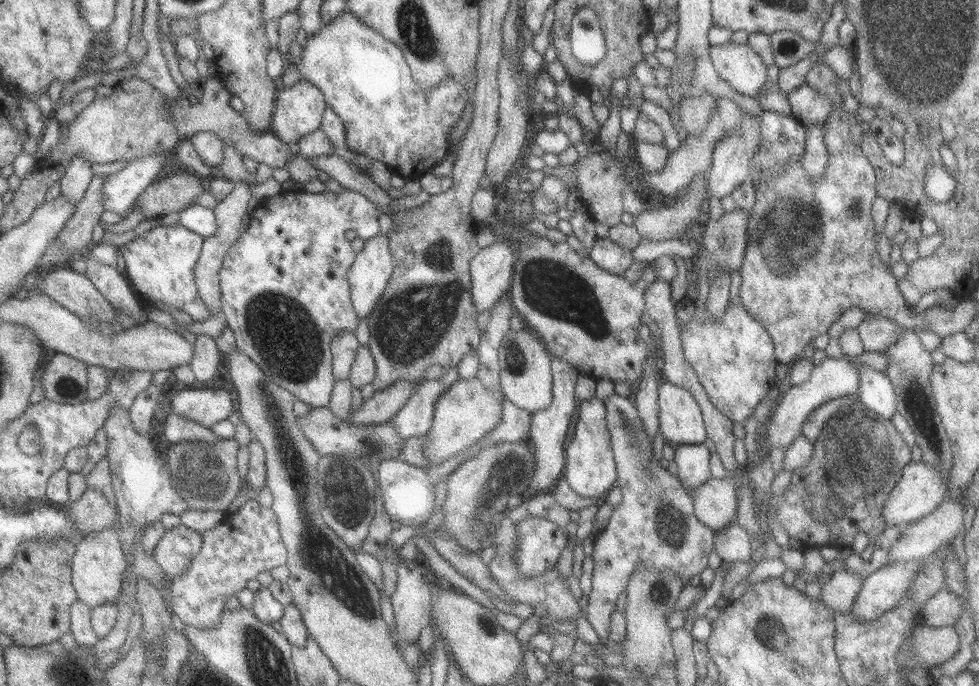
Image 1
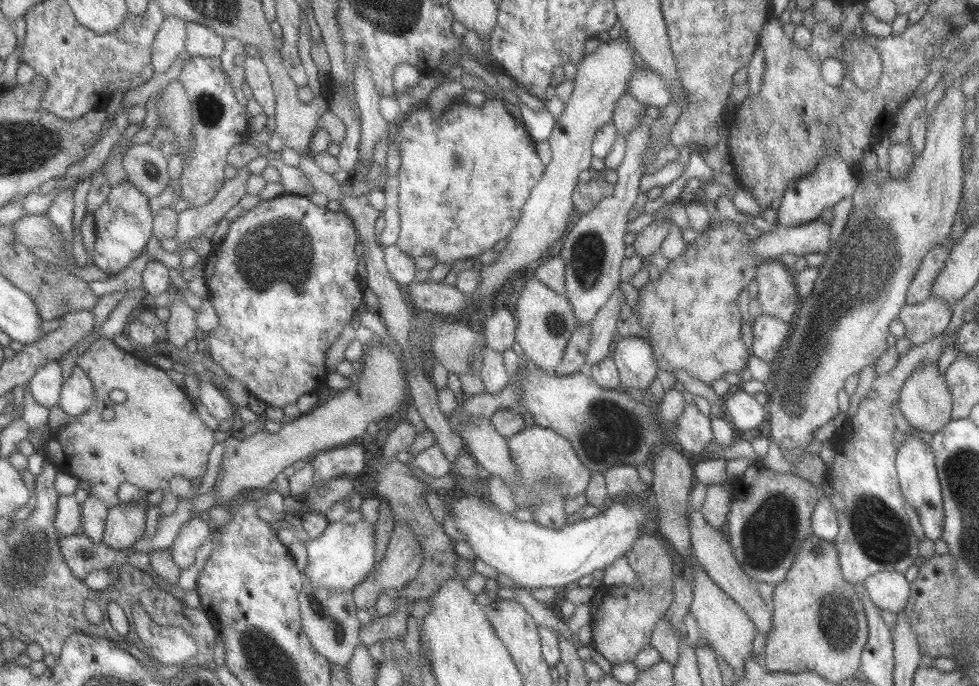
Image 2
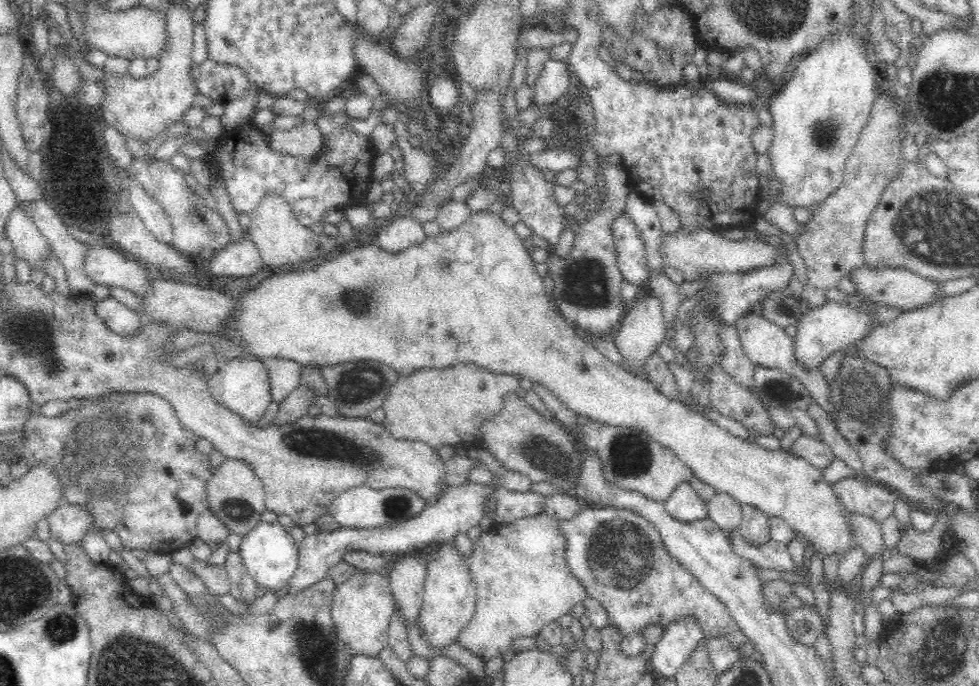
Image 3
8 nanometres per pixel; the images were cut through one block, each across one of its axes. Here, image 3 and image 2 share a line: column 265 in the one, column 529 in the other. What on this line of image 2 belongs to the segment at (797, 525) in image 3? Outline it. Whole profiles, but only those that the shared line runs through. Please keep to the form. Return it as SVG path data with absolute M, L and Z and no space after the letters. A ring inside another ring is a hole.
M531 277L525 280L517 298L508 306L518 318L514 341L521 347L522 356L530 360L535 367L551 373L551 370L555 370L555 366L559 364L566 342L576 326L567 298L564 295L555 294L538 279Z

